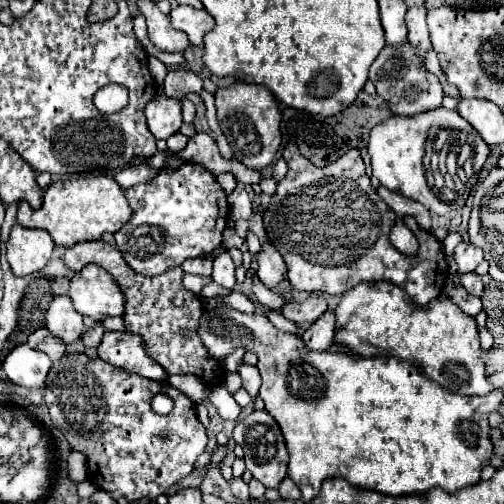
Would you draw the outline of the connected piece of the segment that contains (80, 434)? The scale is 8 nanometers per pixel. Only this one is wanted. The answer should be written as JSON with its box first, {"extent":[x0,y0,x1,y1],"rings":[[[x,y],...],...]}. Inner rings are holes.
{"extent":[44,354,208,500],"rings":[[[76,354],[76,356],[64,356],[62,360],[54,362],[46,380],[44,402],[50,410],[52,422],[64,432],[70,446],[88,456],[90,480],[98,488],[110,492],[110,496],[114,496],[116,500],[122,494],[128,500],[140,500],[140,498],[156,500],[160,494],[166,494],[170,486],[186,478],[192,472],[196,458],[206,450],[206,442],[208,442],[206,428],[198,422],[196,406],[186,394],[182,394],[168,382],[154,382],[134,374],[124,376],[120,370],[116,370],[114,366],[106,364],[100,358]],[[158,392],[166,392],[174,400],[174,410],[166,416],[154,414],[150,408],[150,398]]]}

